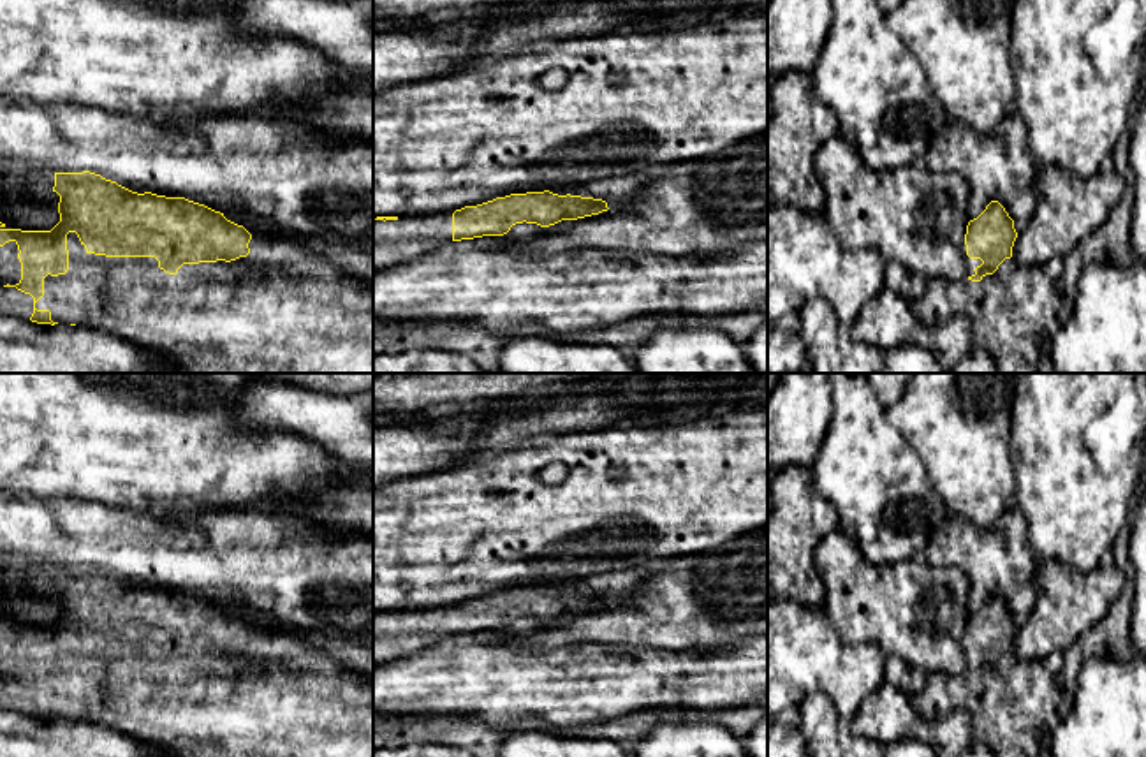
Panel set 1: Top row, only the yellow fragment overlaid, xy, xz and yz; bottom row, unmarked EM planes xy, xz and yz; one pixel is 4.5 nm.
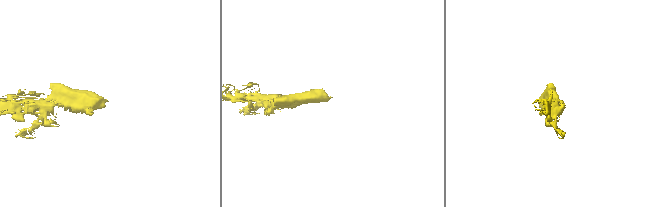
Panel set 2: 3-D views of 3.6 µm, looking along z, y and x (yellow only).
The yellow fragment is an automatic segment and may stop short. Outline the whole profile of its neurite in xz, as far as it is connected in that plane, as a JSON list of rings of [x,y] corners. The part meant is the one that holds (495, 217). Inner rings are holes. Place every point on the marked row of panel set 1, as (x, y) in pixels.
[[[549,190],[511,194],[447,215],[373,218],[373,271],[410,262],[451,241],[503,236],[516,224],[555,225],[607,211],[607,202]]]

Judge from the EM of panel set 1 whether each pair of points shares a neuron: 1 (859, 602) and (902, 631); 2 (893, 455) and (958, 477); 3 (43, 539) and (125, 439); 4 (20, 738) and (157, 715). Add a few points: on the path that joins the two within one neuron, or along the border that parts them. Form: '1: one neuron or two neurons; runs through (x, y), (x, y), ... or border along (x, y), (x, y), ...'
1: one neuron; runs through (870, 604), (875, 604), (891, 620)
2: two neurons; border along (898, 433), (919, 458), (930, 483), (944, 502)
3: two neurons; border along (36, 497), (78, 497), (99, 500), (117, 509)
4: two neurons; border along (76, 719), (111, 726), (134, 738)

